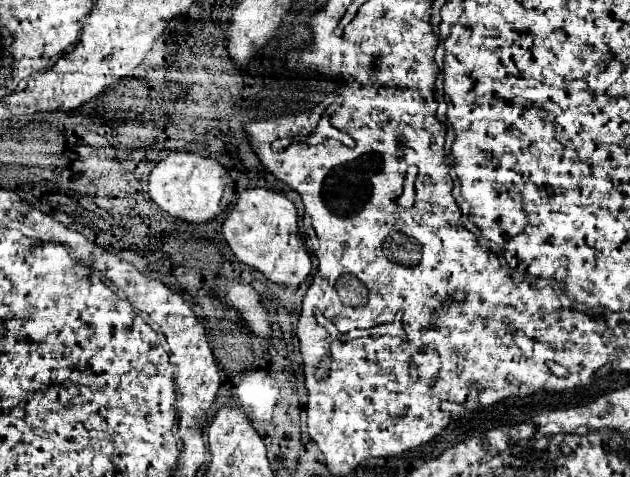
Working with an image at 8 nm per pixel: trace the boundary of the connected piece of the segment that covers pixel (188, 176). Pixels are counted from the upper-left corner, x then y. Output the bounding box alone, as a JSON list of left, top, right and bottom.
[148,152,234,224]

